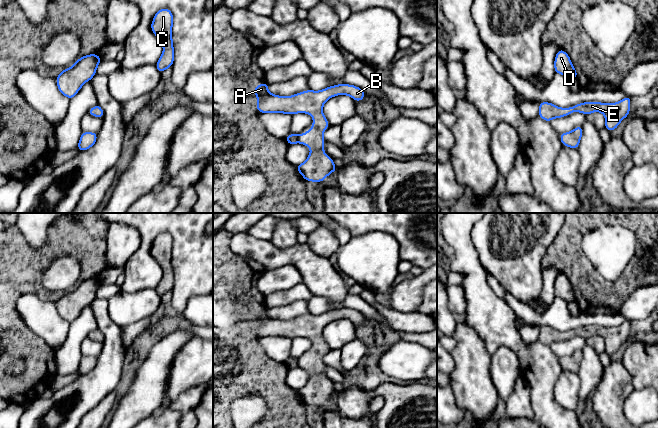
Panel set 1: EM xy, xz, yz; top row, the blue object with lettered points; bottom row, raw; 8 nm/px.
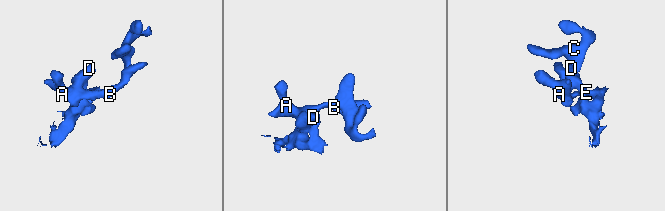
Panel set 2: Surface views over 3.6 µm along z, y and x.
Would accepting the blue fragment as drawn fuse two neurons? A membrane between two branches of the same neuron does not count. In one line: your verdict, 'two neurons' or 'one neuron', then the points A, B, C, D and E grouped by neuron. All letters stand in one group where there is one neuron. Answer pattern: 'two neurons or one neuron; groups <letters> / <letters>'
one neuron; groups A B C D E

